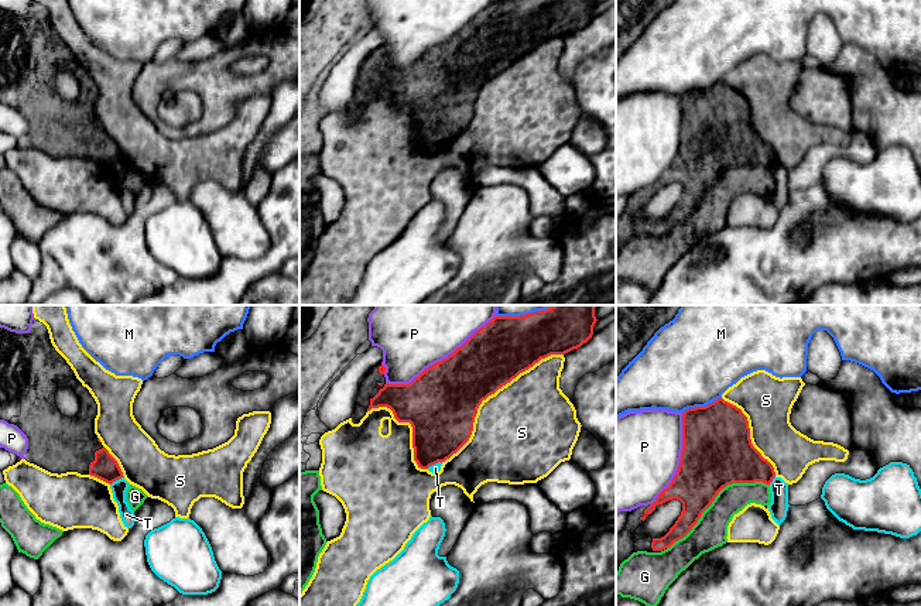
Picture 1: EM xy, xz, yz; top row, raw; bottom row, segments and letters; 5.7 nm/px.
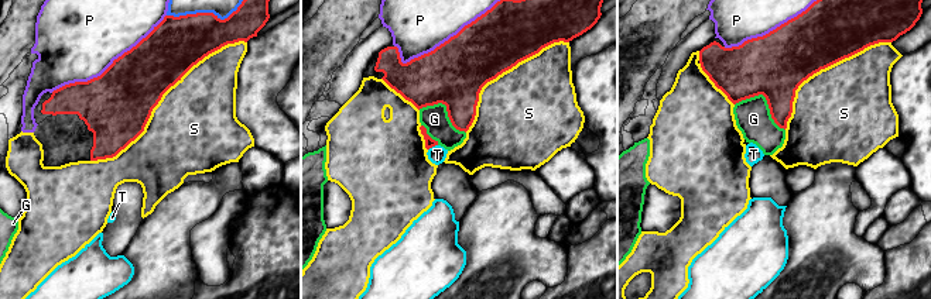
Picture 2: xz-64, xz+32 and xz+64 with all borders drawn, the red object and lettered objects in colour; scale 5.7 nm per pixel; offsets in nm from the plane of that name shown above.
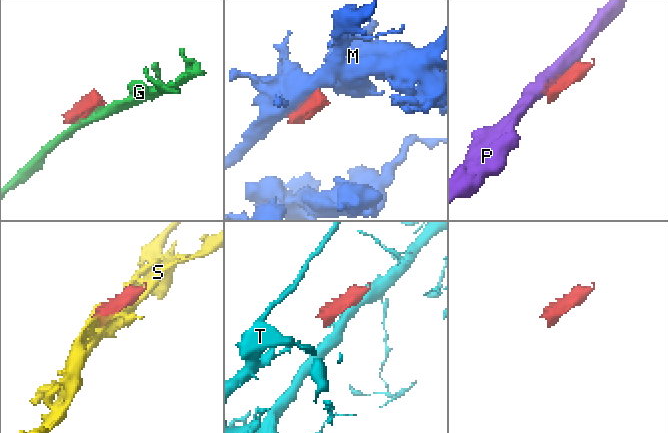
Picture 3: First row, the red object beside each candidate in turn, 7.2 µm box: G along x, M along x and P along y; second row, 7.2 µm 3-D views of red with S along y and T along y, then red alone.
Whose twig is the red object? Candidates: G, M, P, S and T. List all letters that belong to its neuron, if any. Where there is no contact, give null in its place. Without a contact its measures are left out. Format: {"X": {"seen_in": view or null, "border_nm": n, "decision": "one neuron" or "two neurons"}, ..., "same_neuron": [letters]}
{"G": {"seen_in": "yz", "border_nm": 700, "decision": "two neurons"}, "M": {"seen_in": "yz", "border_nm": 240, "decision": "two neurons"}, "P": {"seen_in": "xz", "border_nm": 750, "decision": "two neurons"}, "S": {"seen_in": "xz", "border_nm": 950, "decision": "two neurons"}, "T": {"seen_in": "xy", "border_nm": 90, "decision": "two neurons"}, "same_neuron": []}

